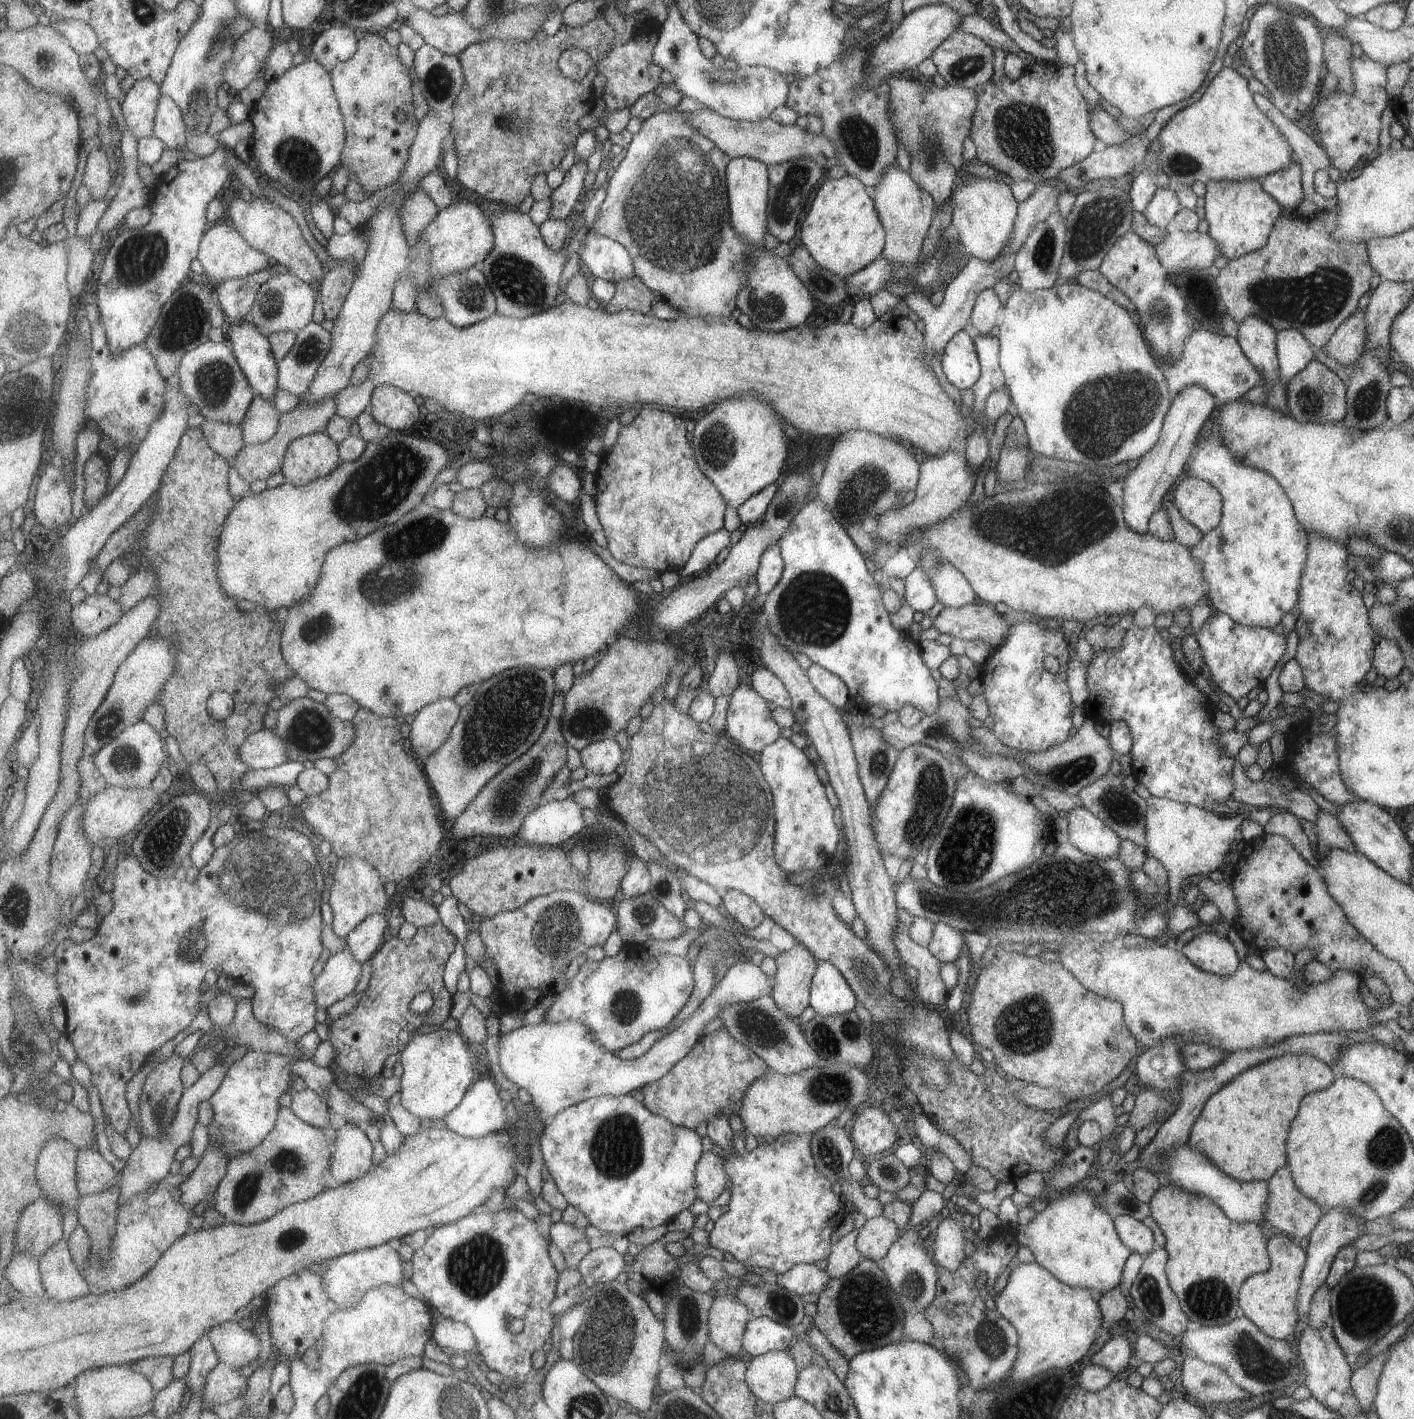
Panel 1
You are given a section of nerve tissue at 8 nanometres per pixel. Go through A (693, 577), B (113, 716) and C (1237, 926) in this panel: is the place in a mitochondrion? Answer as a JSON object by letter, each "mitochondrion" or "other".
{"A":"other","B":"mitochondrion","C":"other"}

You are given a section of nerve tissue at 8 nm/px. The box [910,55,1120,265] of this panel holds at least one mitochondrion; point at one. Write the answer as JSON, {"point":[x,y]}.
{"point":[1021,130]}

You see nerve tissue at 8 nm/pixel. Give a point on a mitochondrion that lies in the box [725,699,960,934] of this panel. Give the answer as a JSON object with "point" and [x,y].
{"point":[931,784]}

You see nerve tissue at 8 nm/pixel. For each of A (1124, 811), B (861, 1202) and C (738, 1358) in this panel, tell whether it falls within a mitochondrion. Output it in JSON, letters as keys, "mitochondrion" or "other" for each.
{"A":"mitochondrion","B":"other","C":"other"}

